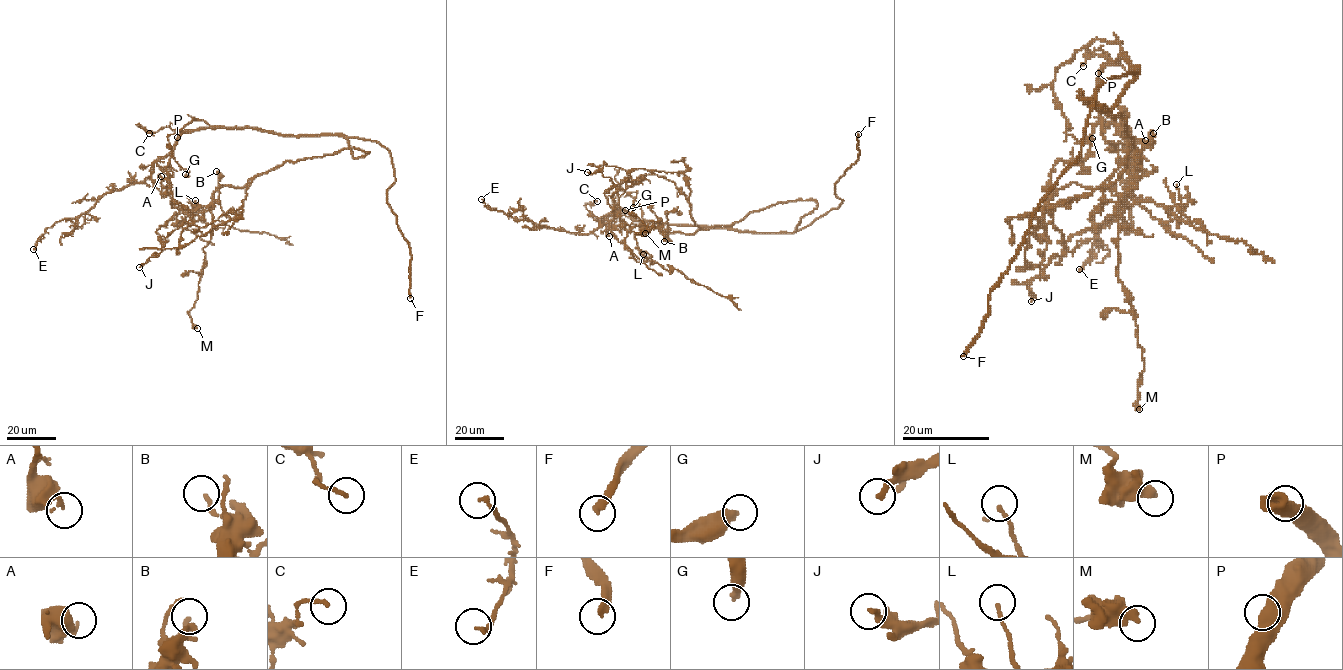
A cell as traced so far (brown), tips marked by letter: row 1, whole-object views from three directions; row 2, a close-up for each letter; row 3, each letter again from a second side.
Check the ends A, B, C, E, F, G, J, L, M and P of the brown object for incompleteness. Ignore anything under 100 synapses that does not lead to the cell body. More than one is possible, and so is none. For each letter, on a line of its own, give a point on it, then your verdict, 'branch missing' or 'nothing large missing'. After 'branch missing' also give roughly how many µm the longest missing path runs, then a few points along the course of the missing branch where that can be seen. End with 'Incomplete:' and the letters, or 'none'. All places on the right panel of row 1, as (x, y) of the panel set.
A: (1145, 140) | nothing large missing
B: (1153, 133) | nothing large missing
C: (1083, 66) | nothing large missing
E: (1079, 269) | nothing large missing
F: (963, 356) | branch missing | 45 µm
G: (1092, 138) | nothing large missing
J: (1031, 301) | nothing large missing
L: (1176, 184) | nothing large missing
M: (1139, 409) | nothing large missing
P: (1098, 73) | nothing large missing
Incomplete: F

